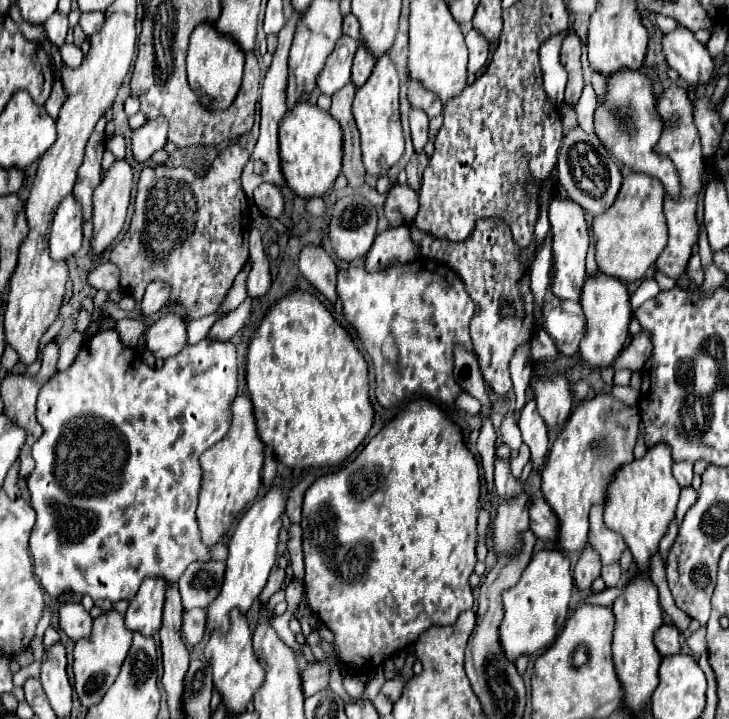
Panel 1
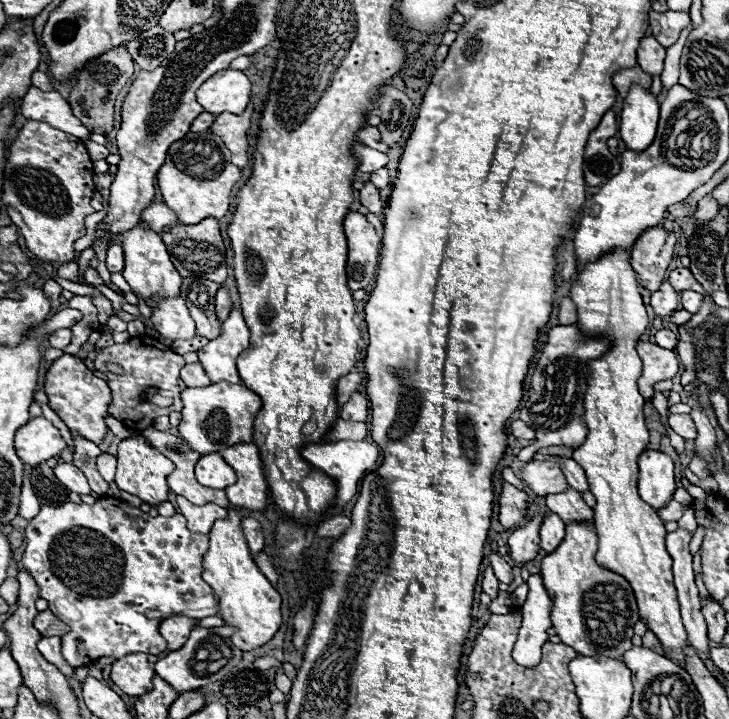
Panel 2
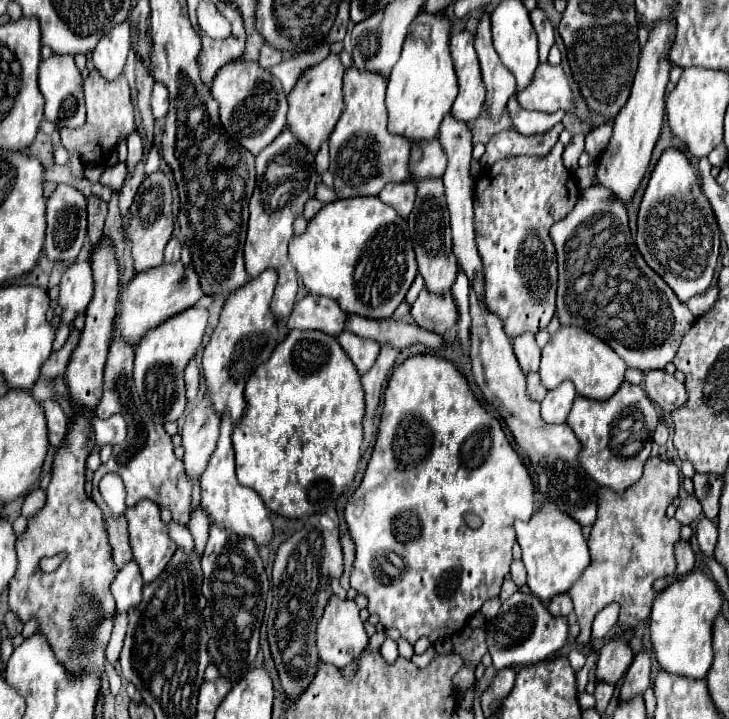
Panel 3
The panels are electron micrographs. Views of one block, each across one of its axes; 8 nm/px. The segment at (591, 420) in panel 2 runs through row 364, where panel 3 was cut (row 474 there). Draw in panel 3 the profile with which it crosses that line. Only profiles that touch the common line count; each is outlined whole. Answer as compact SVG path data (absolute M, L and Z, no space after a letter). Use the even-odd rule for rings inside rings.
M624 382L620 390L606 402L592 402L578 396L568 414L568 426L582 444L580 464L592 468L592 478L616 492L624 492L642 476L642 466L652 450L652 434L658 424L658 412L642 386Z

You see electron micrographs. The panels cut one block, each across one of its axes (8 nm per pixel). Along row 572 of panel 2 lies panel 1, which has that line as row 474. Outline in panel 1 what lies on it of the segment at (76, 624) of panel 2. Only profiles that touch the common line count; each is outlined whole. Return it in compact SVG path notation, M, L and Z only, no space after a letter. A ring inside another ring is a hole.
M114 328L98 330L90 340L86 340L86 342L82 344L82 348L80 348L80 352L78 352L74 364L72 364L66 372L54 374L54 376L42 386L40 396L38 396L38 404L36 404L36 418L38 418L40 426L44 428L44 434L42 434L42 438L40 438L40 440L34 444L34 448L32 448L32 456L34 456L34 460L36 460L36 468L34 468L32 474L28 476L28 490L30 490L30 494L32 494L32 508L36 510L36 516L38 516L38 518L36 518L36 524L34 524L34 528L32 528L32 534L30 534L30 552L32 552L32 558L34 558L34 572L36 572L40 584L42 584L42 588L44 588L52 598L58 598L62 592L70 590L70 592L76 592L76 594L80 594L80 596L86 596L86 594L88 594L88 596L92 596L94 600L102 600L102 598L108 598L110 602L124 600L124 598L130 600L132 596L136 596L136 592L138 592L138 588L140 588L140 584L142 584L142 580L144 580L146 576L164 576L164 580L170 580L170 582L172 582L172 580L178 580L178 578L182 576L182 572L188 568L190 562L196 562L196 560L206 562L206 560L210 560L210 548L208 548L206 544L202 544L200 528L198 528L198 520L196 520L198 494L200 494L200 464L198 464L198 458L200 458L200 454L202 454L206 448L210 448L212 444L216 444L218 440L222 440L224 434L228 432L228 426L230 426L230 422L232 422L232 402L234 402L234 398L236 398L236 348L234 348L234 344L222 342L222 340L214 340L214 338L204 338L204 340L200 340L200 342L194 344L194 346L184 346L184 348L180 350L180 356L168 358L162 368L150 368L150 366L146 366L146 364L142 362L142 358L140 358L132 348L128 348L128 346L124 346L124 344L120 342L120 336L118 336L118 332L116 332Z

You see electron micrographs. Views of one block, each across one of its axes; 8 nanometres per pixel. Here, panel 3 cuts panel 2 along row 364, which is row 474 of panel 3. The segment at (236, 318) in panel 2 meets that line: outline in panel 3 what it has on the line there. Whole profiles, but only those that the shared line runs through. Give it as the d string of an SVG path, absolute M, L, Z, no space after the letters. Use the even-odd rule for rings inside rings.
M222 420L218 446L216 446L216 450L212 454L212 460L210 460L208 468L204 470L204 474L200 478L200 486L202 486L202 508L206 510L208 520L212 524L234 532L238 538L252 538L254 544L256 544L256 548L262 548L262 546L268 546L272 542L274 528L272 528L272 522L268 518L268 510L266 510L262 498L256 496L256 492L252 488L246 488L246 486L242 486L236 480L232 430L234 430L232 420Z

